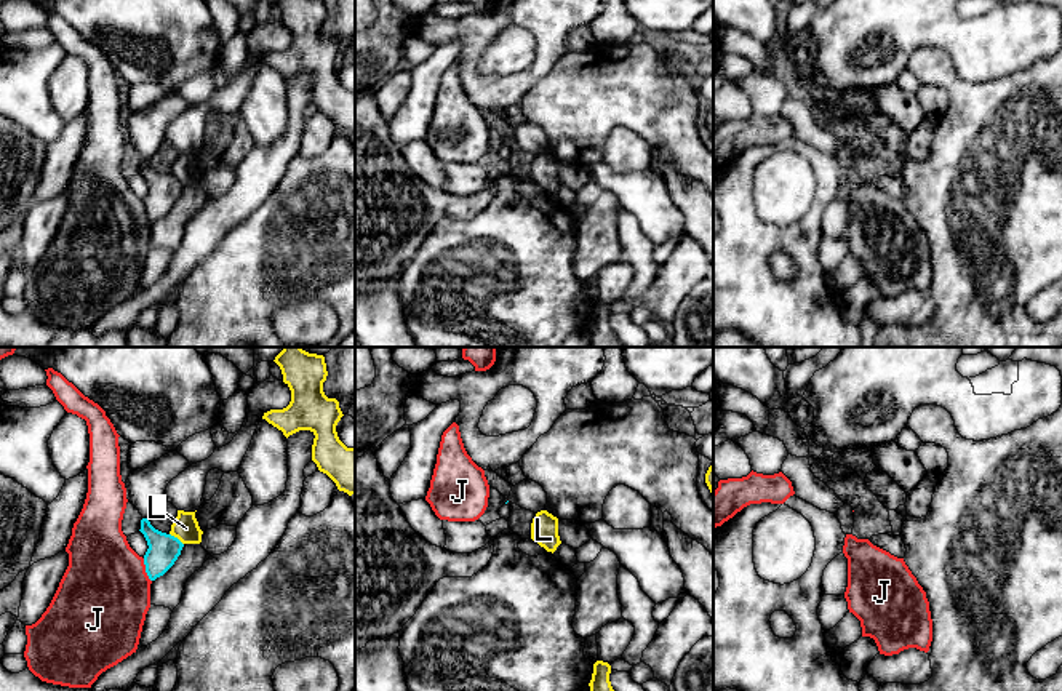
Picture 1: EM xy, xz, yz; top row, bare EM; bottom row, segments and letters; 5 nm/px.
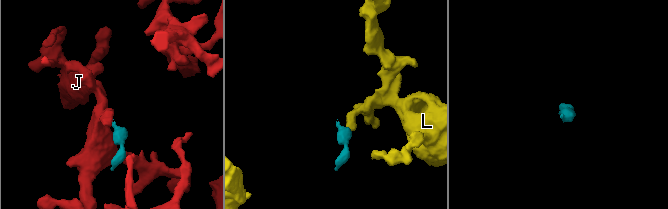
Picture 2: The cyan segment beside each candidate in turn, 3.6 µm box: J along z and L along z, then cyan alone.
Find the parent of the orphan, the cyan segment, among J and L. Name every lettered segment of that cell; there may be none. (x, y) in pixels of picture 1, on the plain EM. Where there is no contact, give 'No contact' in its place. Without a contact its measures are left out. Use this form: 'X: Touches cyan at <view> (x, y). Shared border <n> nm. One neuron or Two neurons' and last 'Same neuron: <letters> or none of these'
J: Touches cyan at xy (146, 211). Shared border 130 nm. Two neurons
L: Touches cyan at xy (176, 179). Shared border 90 nm. Two neurons
Same neuron: none of these

